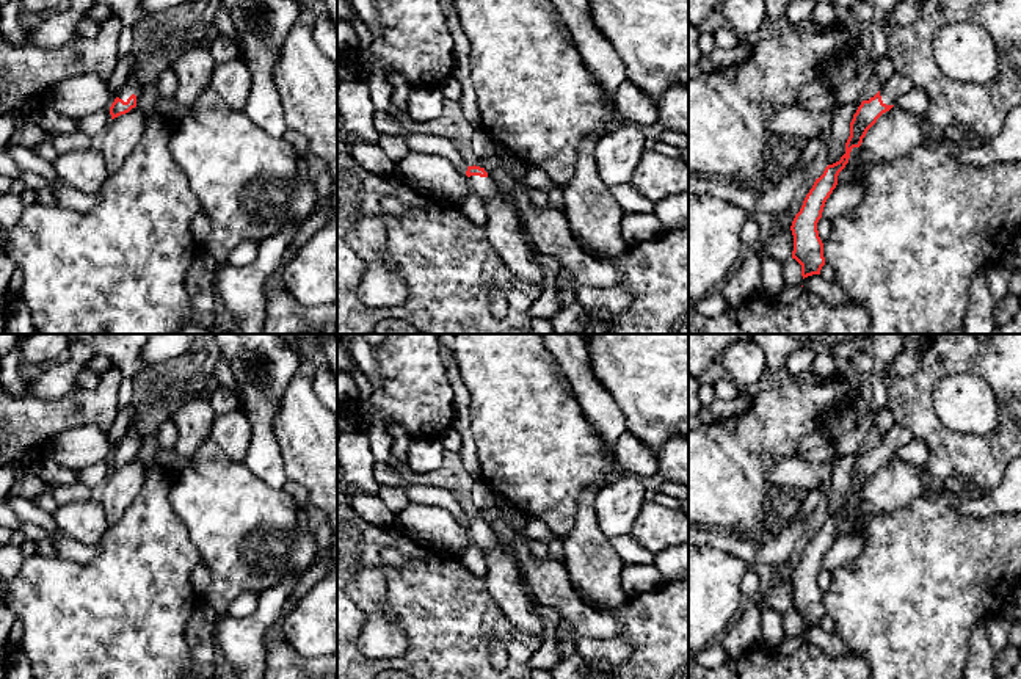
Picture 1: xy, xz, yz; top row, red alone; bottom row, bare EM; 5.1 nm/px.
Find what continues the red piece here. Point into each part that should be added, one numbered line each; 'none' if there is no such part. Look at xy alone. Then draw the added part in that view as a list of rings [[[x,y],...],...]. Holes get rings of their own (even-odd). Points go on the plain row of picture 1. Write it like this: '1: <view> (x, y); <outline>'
1: xy (135, 438); [[[132,431],[130,434],[125,434],[121,441],[118,441],[118,448],[122,450],[124,453],[127,453],[127,450],[135,445],[136,447],[136,453],[141,447],[141,441],[143,436],[138,431]]]

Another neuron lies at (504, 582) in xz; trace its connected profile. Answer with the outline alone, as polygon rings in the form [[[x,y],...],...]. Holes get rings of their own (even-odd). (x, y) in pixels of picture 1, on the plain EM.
[[[500,546],[486,552],[485,558],[488,563],[486,586],[510,623],[519,630],[543,635],[544,626],[535,612],[536,602],[521,580],[511,550]]]

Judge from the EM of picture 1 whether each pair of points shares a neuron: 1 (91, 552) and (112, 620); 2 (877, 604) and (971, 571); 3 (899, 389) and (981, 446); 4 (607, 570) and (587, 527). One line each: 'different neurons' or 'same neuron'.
1: different neurons
2: same neuron
3: same neuron
4: same neuron

